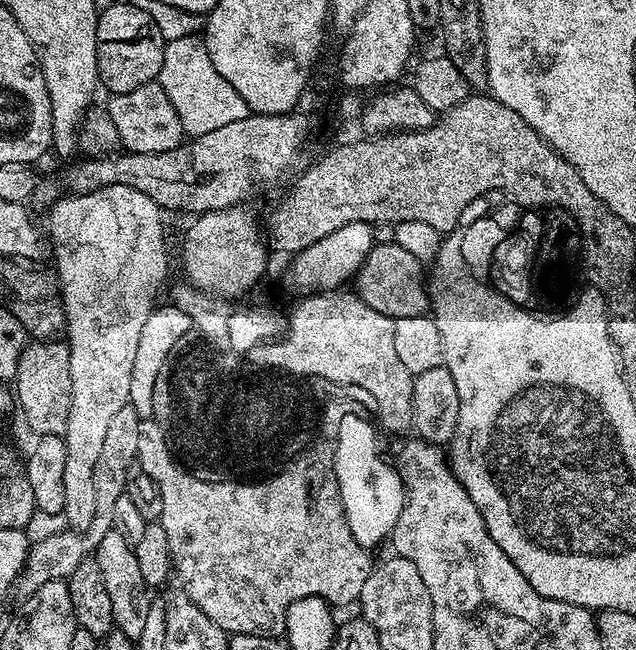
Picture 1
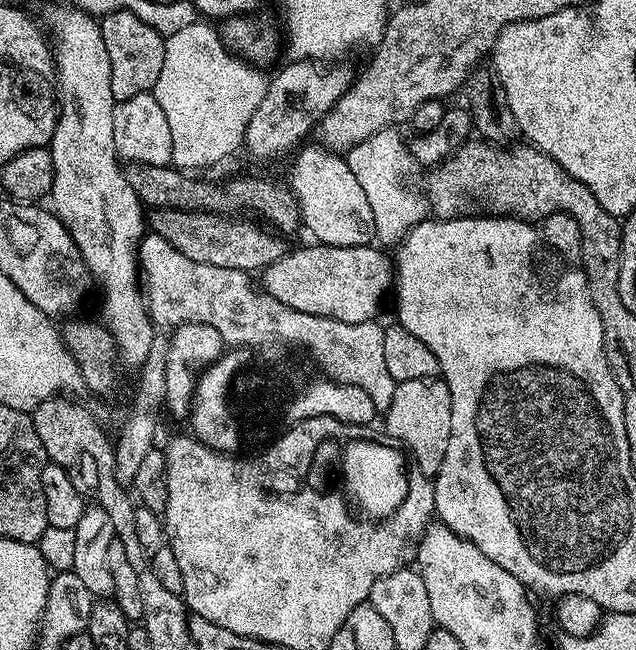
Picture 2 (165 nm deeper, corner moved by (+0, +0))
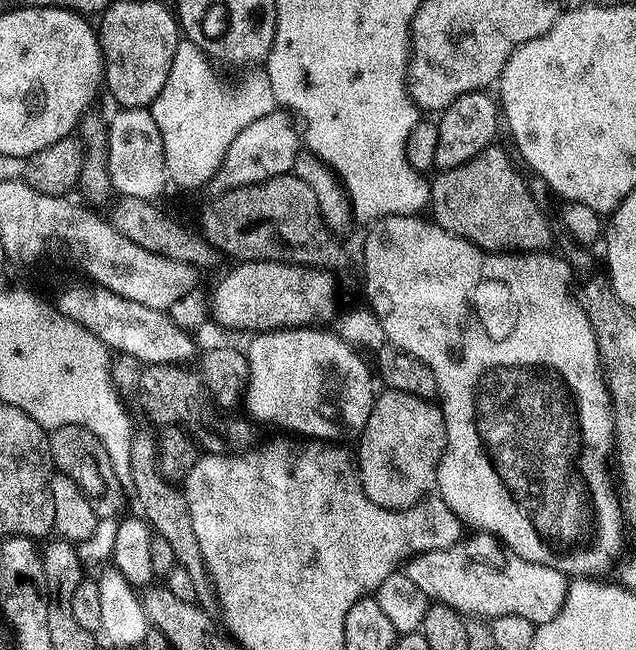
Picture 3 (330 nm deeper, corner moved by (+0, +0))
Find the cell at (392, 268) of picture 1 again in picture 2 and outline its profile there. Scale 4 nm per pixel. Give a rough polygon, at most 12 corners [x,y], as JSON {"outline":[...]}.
{"outline":[[312,242],[263,291],[342,322],[379,317],[394,264],[376,246]]}

